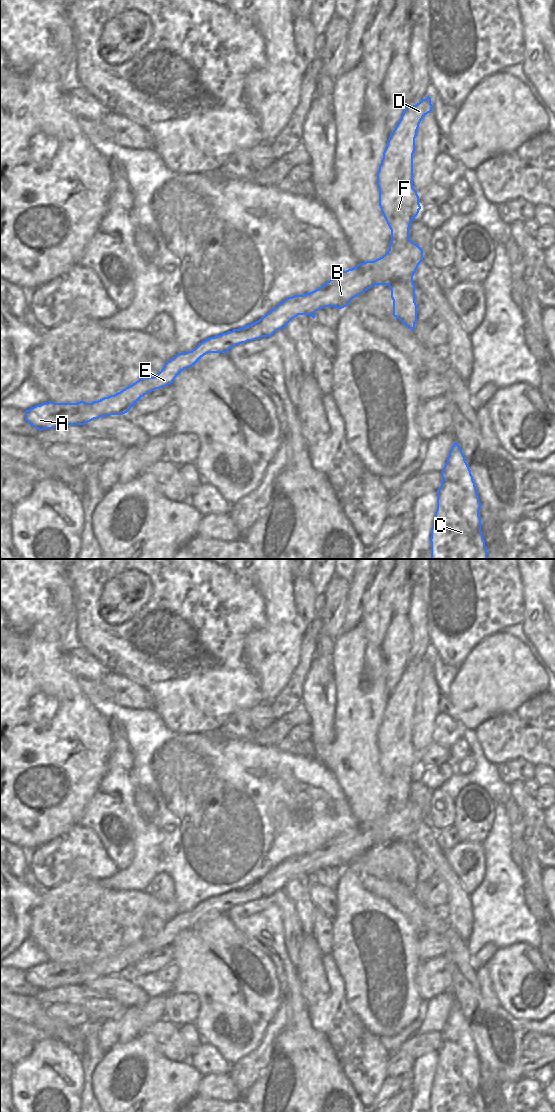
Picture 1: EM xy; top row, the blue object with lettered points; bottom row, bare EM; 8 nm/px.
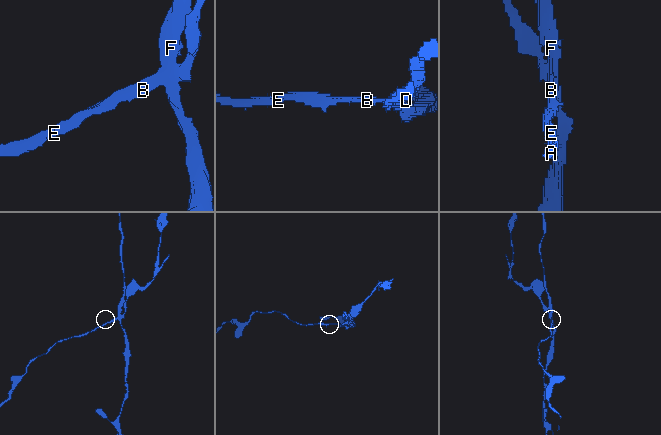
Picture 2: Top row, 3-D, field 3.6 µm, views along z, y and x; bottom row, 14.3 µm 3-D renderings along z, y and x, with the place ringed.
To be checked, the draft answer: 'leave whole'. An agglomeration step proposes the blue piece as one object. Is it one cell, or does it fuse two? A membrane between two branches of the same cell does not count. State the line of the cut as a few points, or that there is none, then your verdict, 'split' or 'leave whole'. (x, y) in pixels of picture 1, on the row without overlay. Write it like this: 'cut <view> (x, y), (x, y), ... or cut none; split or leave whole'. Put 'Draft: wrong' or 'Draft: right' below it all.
cut xy (412, 840), (394, 840), (388, 845); split
Draft: wrong

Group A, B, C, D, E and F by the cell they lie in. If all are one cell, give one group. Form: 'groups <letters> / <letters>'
groups A B E / C D F

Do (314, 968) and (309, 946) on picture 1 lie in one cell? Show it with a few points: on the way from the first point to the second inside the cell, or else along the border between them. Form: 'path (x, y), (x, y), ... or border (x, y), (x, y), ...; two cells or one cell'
path (310, 963), (309, 951); one cell

